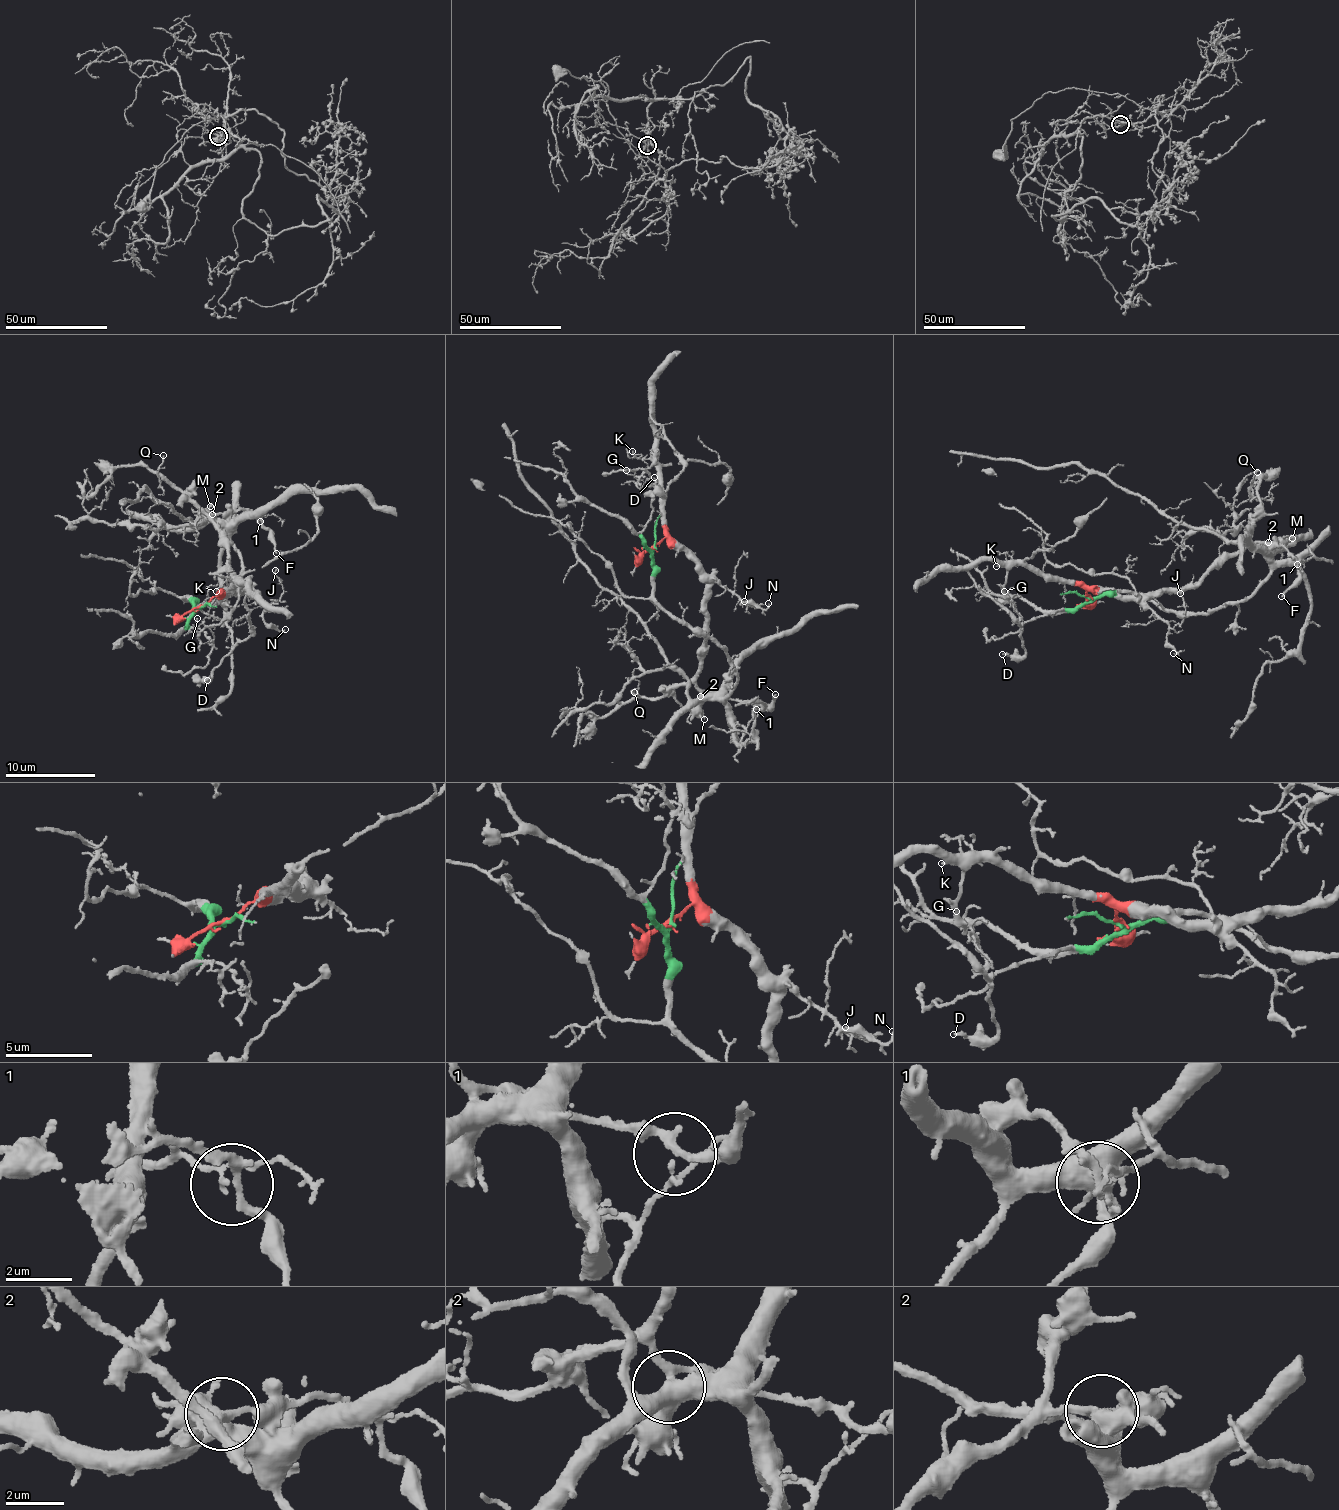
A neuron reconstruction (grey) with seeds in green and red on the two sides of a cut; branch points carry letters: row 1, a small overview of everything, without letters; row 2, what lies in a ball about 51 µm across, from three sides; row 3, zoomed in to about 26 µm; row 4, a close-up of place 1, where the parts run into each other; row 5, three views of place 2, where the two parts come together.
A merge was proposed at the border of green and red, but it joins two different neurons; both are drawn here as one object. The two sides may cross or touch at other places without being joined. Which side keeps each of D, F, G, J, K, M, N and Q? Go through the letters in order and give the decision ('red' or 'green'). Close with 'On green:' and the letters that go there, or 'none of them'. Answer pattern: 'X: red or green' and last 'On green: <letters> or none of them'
D: red
F: red
G: red
J: red
K: red
M: red
N: red
Q: red
On green: none of them

